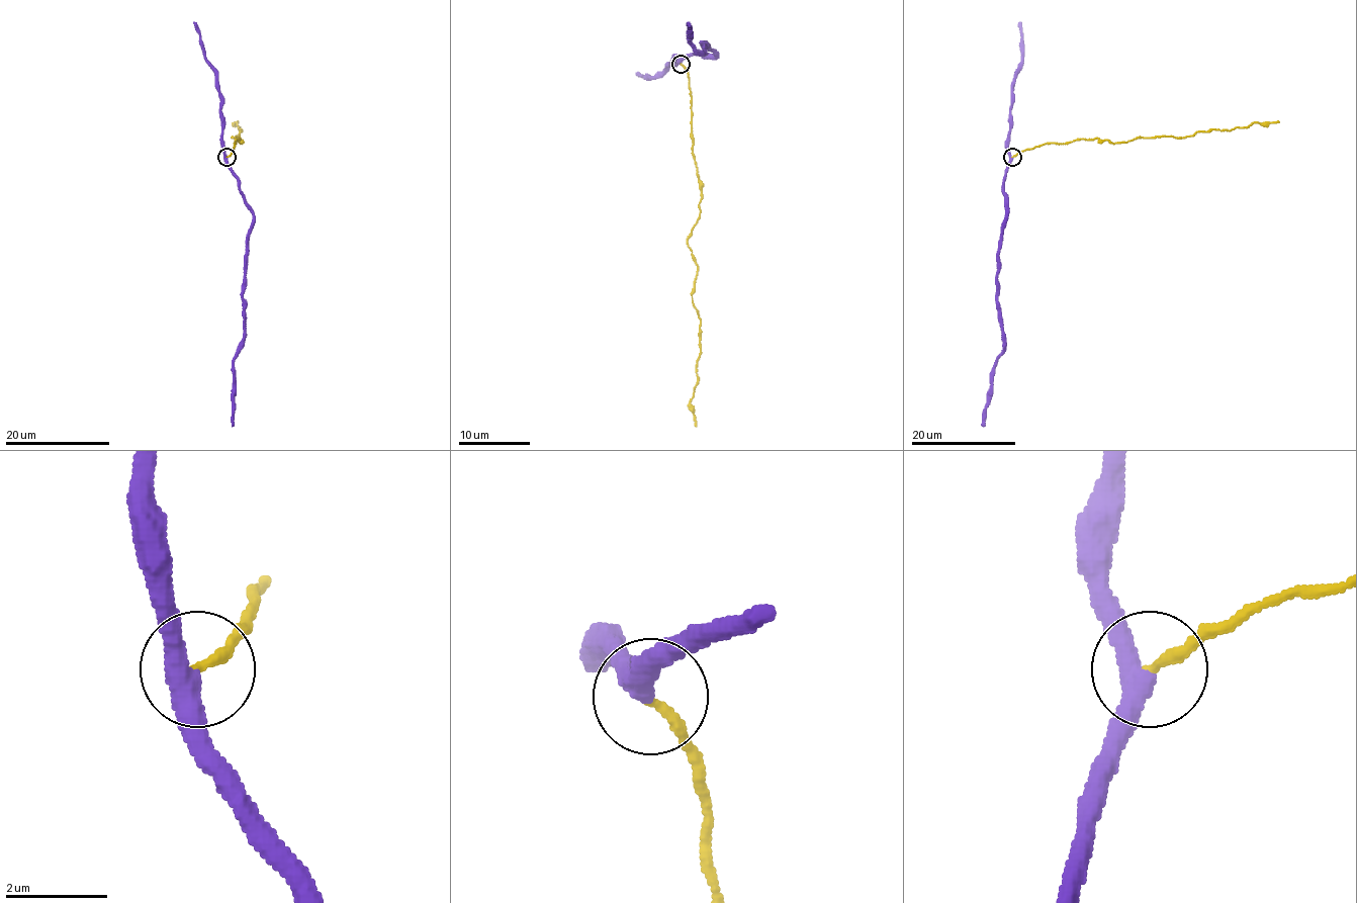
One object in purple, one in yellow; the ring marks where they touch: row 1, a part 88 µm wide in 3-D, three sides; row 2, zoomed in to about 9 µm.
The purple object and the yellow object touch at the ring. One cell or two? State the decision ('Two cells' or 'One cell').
One cell

